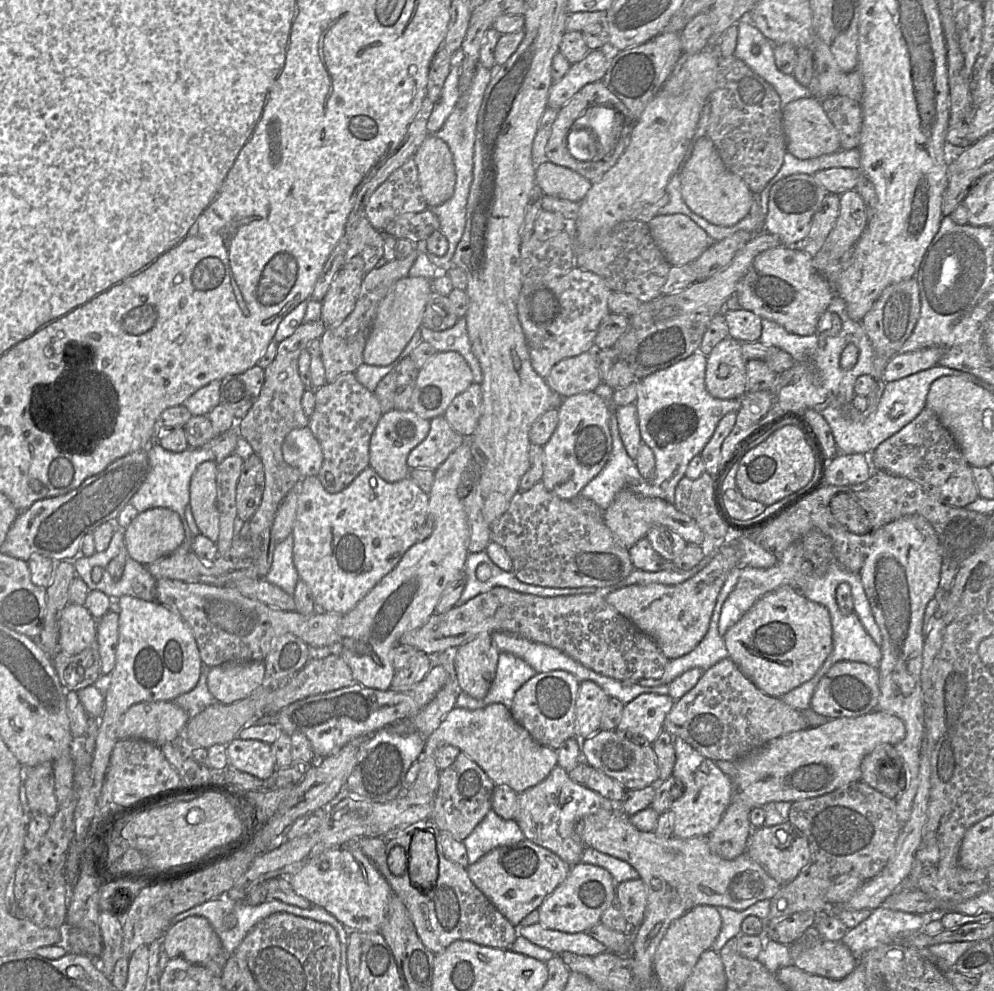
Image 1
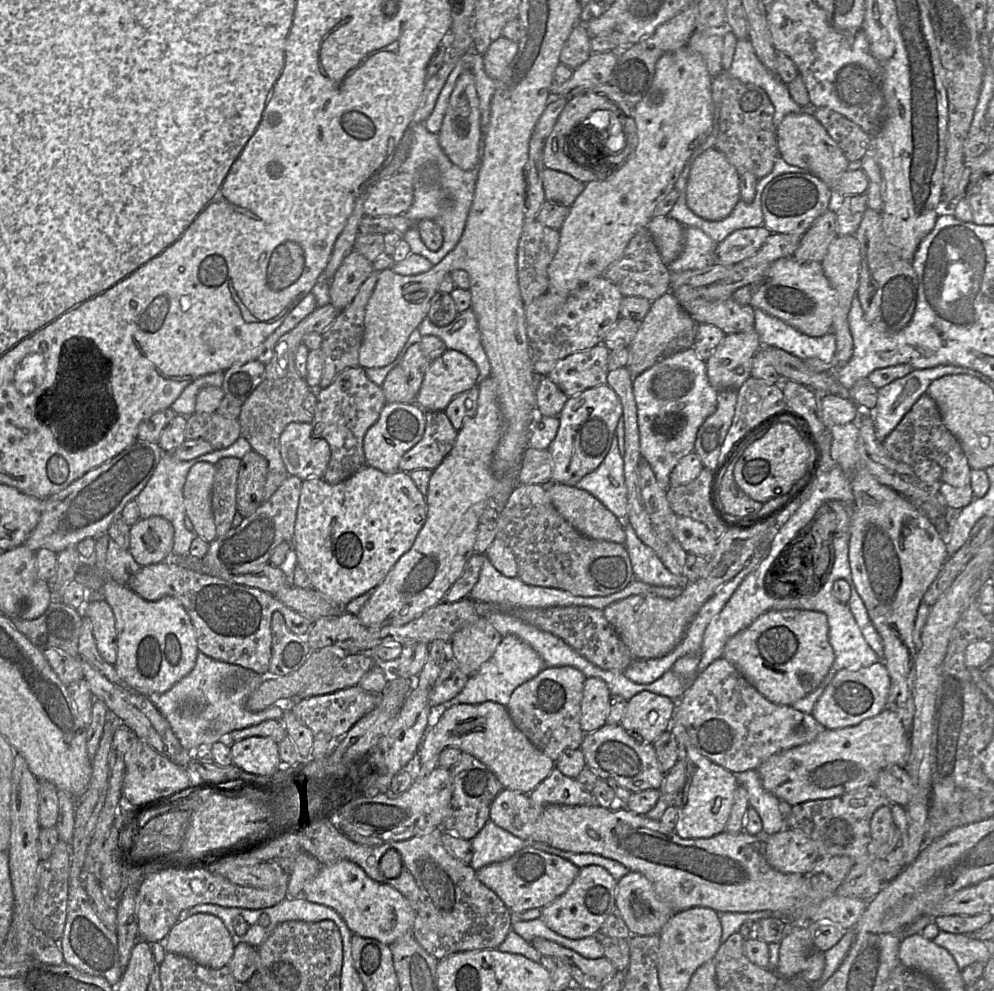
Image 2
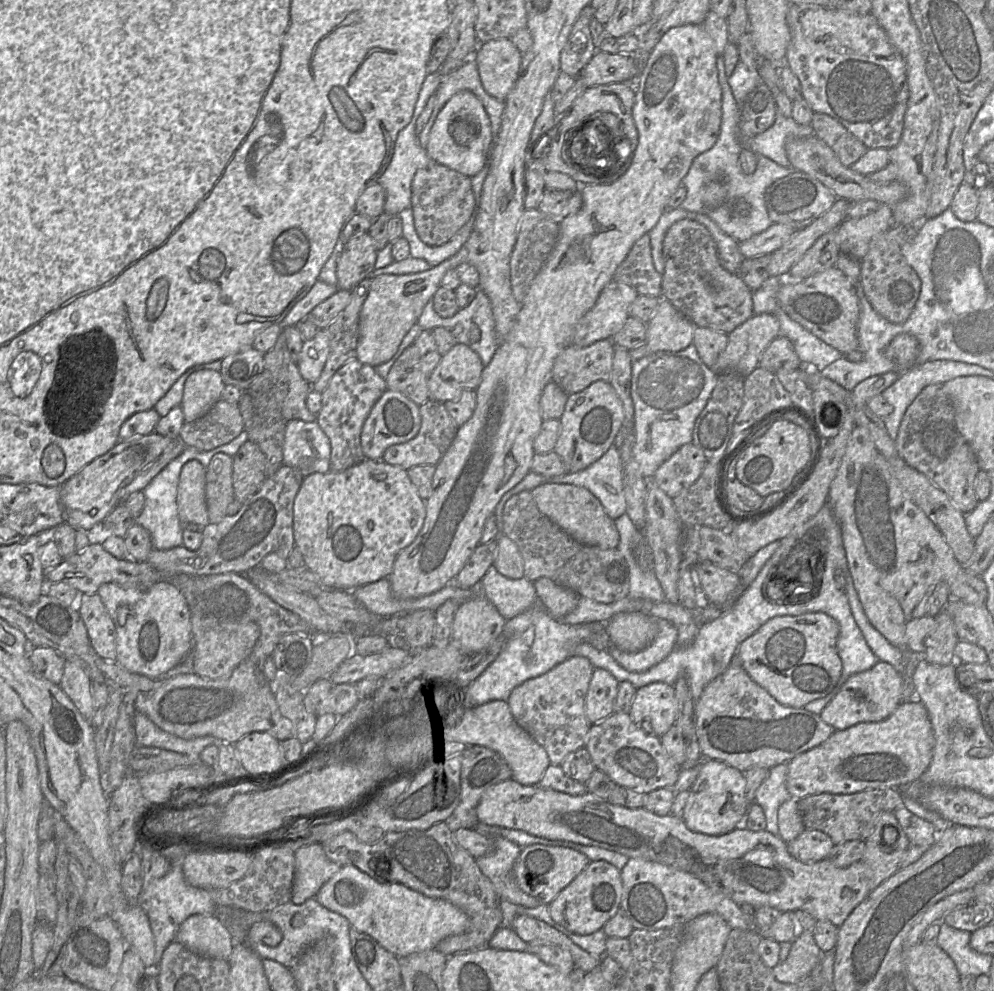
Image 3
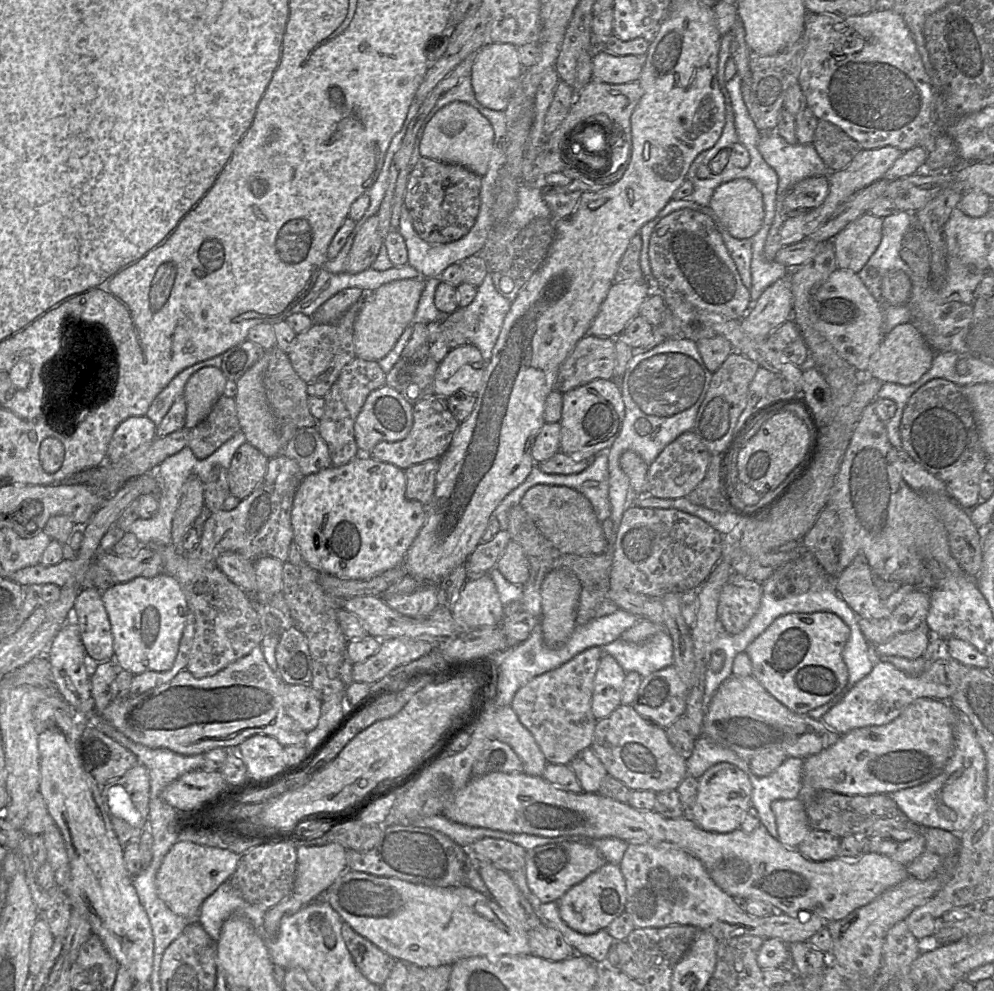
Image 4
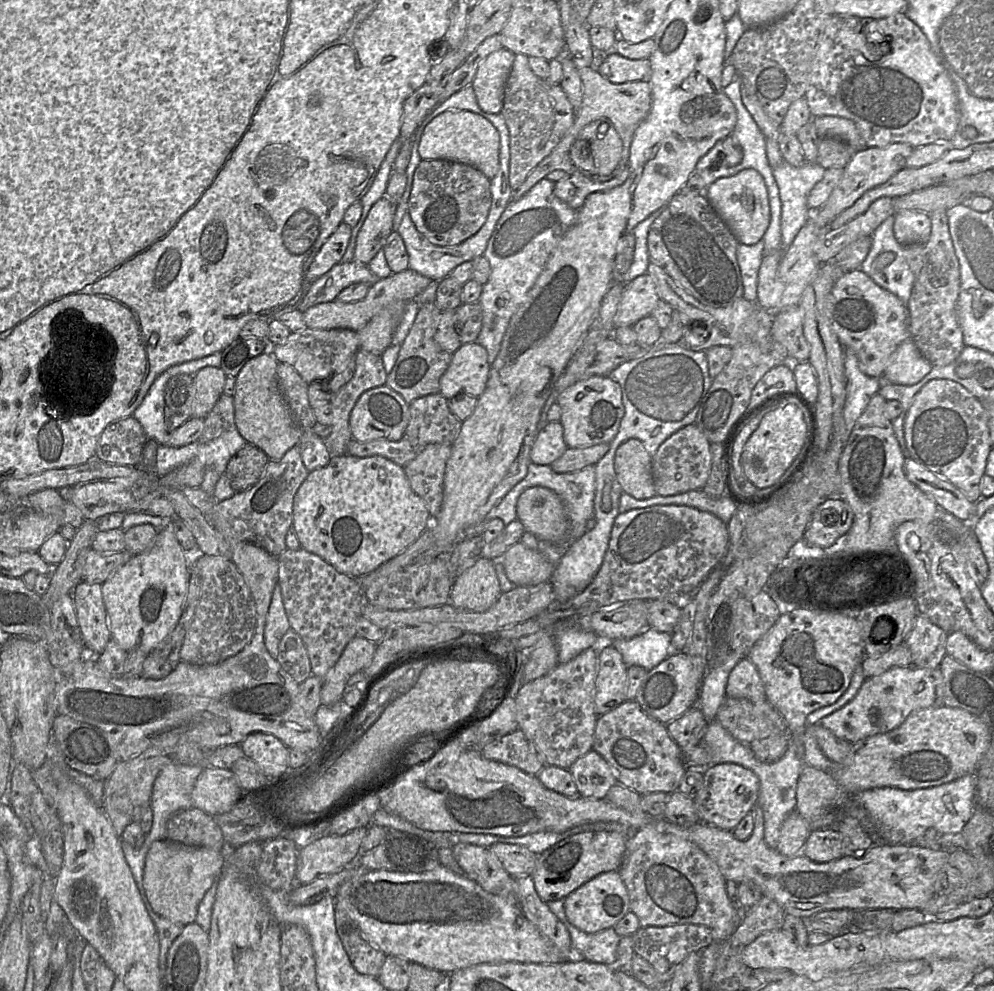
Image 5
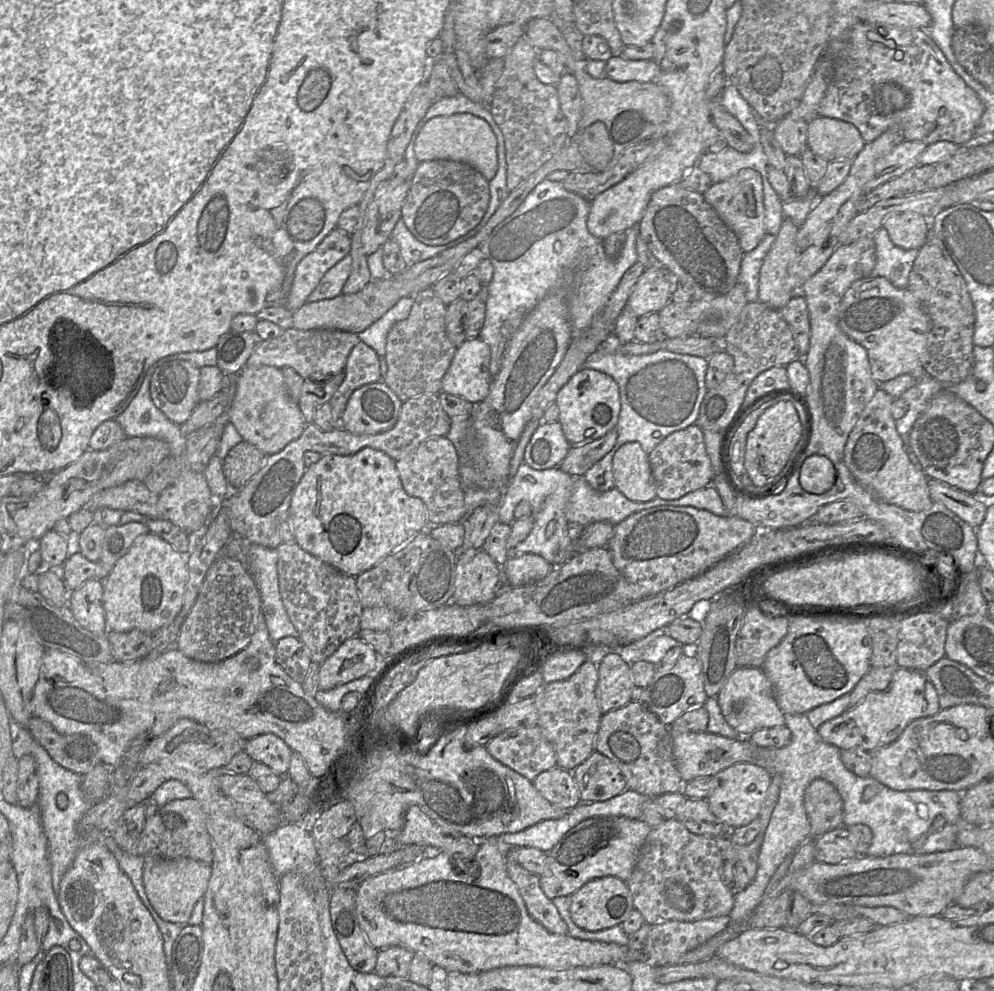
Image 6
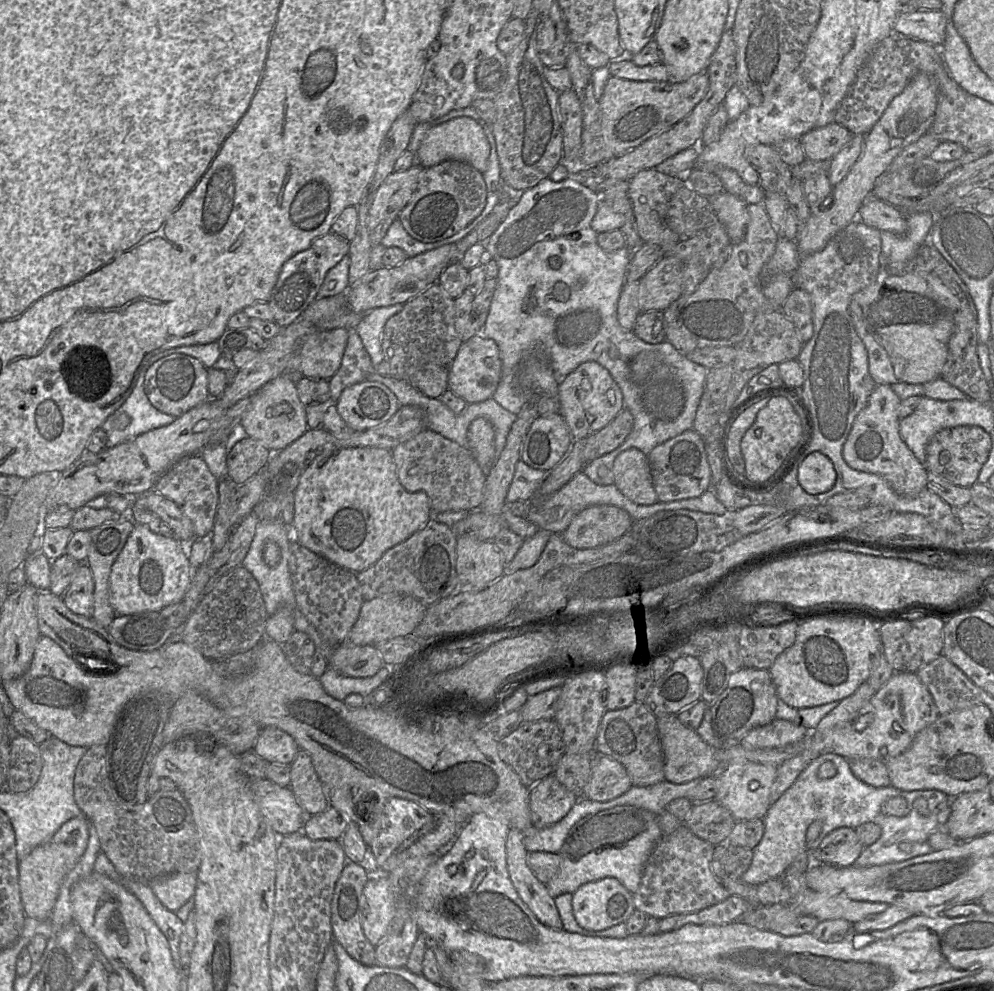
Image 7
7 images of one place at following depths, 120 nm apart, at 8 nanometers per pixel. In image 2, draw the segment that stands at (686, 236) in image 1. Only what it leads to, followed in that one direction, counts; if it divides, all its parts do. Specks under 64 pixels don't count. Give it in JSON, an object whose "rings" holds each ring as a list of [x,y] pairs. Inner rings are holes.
{"rings":[[[668,215],[656,216],[649,221],[647,229],[663,262],[669,266],[683,251],[685,242],[683,225]]]}

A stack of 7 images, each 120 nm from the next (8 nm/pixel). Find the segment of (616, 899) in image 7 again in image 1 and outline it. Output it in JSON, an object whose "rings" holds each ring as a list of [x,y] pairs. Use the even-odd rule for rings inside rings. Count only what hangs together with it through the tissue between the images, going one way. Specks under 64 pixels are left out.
{"rings":[[[579,862],[571,867],[566,879],[541,903],[537,909],[539,923],[551,930],[565,933],[585,932],[600,922],[616,894],[616,883],[603,867]]]}

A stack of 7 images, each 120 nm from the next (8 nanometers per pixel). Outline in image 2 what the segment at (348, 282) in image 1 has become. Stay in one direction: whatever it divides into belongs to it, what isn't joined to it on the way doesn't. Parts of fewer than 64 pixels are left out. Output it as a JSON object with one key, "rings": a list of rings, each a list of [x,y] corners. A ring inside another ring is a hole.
{"rings":[[[356,250],[343,259],[329,285],[330,303],[344,310],[356,296],[359,287],[373,272],[373,263]]]}

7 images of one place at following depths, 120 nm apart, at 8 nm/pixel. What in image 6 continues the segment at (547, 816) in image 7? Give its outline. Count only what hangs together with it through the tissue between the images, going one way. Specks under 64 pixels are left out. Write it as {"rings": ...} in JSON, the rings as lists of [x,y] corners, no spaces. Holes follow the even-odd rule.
{"rings":[[[556,766],[541,772],[532,782],[537,791],[557,807],[571,810],[582,802],[572,771]]]}

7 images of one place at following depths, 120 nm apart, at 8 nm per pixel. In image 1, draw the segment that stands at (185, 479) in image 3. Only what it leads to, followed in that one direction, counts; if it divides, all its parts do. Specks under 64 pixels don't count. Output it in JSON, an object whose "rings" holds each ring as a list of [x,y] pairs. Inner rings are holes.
{"rings":[[[205,461],[193,472],[189,487],[189,505],[200,534],[215,543],[219,536],[216,475],[216,461]]]}

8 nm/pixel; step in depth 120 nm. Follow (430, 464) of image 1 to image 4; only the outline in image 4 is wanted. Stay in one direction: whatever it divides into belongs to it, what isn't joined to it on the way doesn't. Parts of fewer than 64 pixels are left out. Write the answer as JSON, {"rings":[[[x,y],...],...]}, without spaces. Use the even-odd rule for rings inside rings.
{"rings":[[[435,394],[426,397],[417,402],[415,405],[413,405],[412,414],[413,414],[413,425],[408,435],[403,440],[396,442],[381,441],[374,446],[374,448],[370,451],[369,454],[363,455],[370,455],[370,457],[374,458],[375,460],[393,464],[402,470],[405,470],[406,468],[412,465],[419,464],[431,459],[440,459],[440,457],[448,449],[451,440],[454,436],[454,433],[456,432],[459,425],[459,422],[451,414],[451,412],[447,407],[446,398],[438,397]]]}

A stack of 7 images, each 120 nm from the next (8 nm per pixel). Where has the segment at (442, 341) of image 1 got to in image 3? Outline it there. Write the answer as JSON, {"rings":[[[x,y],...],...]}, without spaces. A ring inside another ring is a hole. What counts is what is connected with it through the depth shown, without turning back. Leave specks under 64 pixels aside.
{"rings":[[[480,289],[476,291],[475,298],[468,306],[459,308],[459,310],[449,318],[440,317],[435,312],[432,297],[423,308],[417,324],[423,330],[432,330],[436,327],[448,329],[458,344],[465,344],[478,354],[483,366],[490,363],[498,346],[491,303],[486,294]]]}

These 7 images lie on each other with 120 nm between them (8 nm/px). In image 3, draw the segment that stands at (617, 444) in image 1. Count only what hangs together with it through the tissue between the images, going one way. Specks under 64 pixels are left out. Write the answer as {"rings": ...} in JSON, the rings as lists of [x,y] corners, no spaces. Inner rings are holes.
{"rings":[[[613,444],[598,460],[596,460],[587,468],[577,472],[567,472],[560,476],[545,477],[541,474],[530,471],[517,485],[508,490],[502,496],[495,507],[493,514],[496,516],[497,526],[499,528],[500,534],[502,533],[503,529],[502,517],[506,502],[513,495],[525,490],[531,491],[543,483],[572,484],[586,488],[600,501],[607,515],[613,520],[626,513],[626,502],[623,488],[623,465],[619,449]]]}

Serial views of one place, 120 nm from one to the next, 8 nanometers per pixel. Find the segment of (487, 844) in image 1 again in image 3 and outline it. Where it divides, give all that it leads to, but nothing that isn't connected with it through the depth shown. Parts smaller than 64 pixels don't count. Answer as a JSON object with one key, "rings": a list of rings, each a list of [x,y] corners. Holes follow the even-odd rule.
{"rings":[[[503,837],[488,838],[493,841],[493,849],[488,854],[477,858],[476,863],[480,871],[491,881],[500,899],[525,908],[535,908],[541,905],[539,900],[523,892],[516,883],[513,869],[522,848]]]}

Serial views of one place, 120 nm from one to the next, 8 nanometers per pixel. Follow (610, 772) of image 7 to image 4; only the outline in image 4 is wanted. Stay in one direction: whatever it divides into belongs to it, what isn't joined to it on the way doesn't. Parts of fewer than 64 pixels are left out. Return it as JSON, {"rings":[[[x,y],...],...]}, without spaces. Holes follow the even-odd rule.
{"rings":[[[591,748],[579,752],[568,766],[574,772],[582,792],[586,793],[597,793],[602,780],[608,775]]]}

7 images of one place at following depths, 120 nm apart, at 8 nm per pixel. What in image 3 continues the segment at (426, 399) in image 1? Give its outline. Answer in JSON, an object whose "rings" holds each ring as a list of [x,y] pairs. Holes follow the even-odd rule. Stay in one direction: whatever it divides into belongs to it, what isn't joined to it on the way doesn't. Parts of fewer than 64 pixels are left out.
{"rings":[[[456,343],[428,376],[429,399],[444,403],[464,390],[476,390],[484,367],[475,351]]]}

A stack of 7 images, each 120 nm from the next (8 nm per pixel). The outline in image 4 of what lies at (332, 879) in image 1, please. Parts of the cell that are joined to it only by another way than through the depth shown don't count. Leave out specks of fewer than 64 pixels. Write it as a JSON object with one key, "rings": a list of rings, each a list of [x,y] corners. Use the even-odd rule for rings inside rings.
{"rings":[[[347,869],[325,891],[321,900],[327,901],[343,922],[380,950],[397,961],[418,967],[452,966],[470,957],[530,954],[527,932],[489,895],[477,892],[468,885],[439,888]]]}

